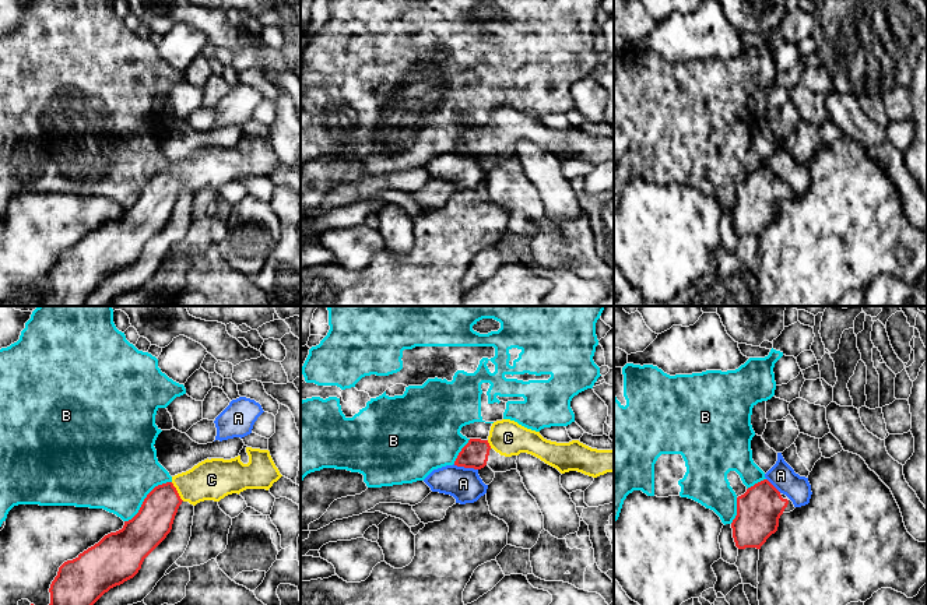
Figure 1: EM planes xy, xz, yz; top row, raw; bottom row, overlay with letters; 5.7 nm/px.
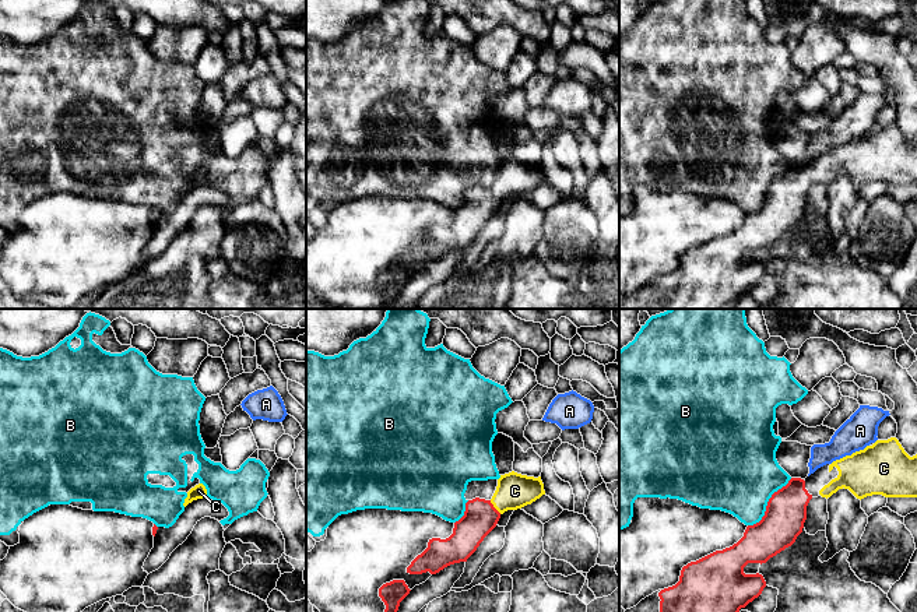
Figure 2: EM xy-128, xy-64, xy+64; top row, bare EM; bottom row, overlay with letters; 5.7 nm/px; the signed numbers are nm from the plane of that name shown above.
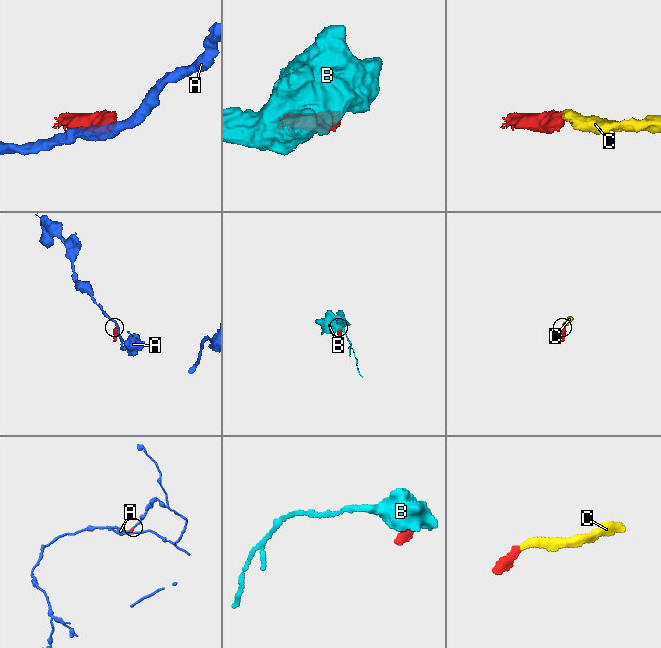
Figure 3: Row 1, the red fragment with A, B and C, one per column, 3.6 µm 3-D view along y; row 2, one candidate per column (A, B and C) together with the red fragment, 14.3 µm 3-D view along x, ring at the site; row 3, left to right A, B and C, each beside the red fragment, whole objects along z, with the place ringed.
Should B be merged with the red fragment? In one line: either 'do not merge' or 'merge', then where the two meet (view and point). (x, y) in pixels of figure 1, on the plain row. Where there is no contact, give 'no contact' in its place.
do not merge | xy (146, 185)

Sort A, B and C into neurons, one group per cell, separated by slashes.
A / B / C

